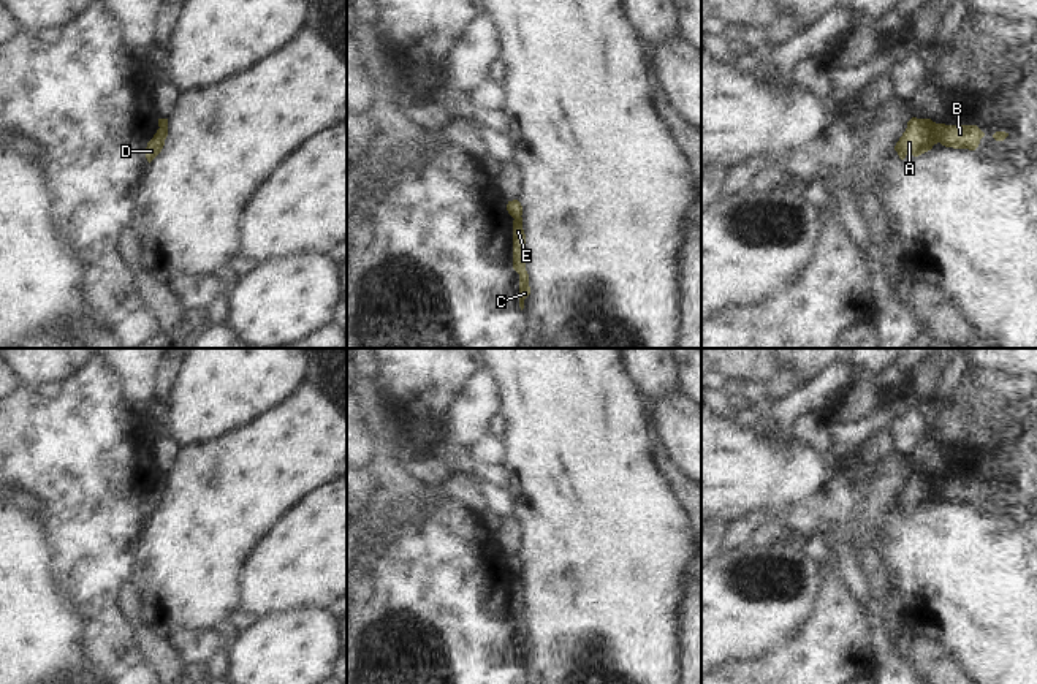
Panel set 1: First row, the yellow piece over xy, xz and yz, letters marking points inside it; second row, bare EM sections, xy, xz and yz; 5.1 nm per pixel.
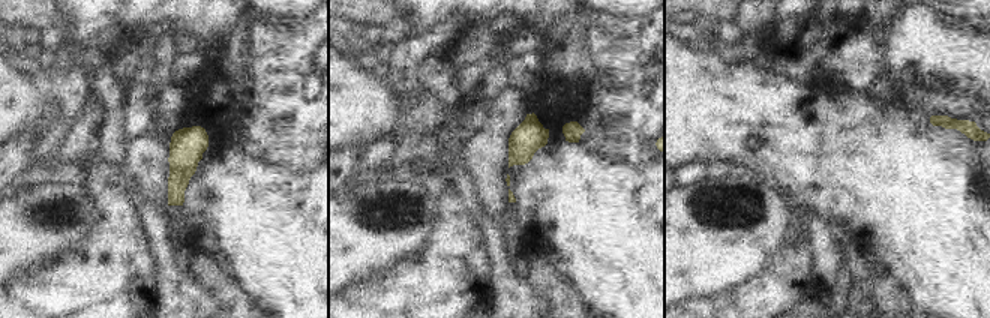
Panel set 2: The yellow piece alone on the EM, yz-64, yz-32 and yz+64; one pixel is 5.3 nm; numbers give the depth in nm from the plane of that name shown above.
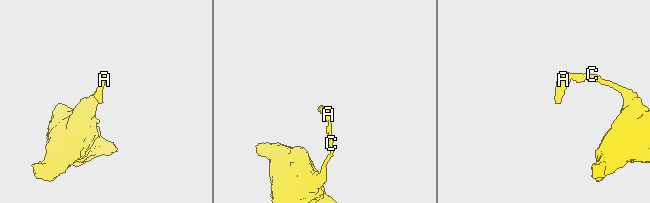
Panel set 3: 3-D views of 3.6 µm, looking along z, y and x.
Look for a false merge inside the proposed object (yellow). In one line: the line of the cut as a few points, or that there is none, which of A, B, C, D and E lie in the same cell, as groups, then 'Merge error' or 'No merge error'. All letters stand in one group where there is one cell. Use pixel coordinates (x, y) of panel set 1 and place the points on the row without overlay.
Split along yz (922, 474), (933, 499). Groups: A D / B C E. Merge error

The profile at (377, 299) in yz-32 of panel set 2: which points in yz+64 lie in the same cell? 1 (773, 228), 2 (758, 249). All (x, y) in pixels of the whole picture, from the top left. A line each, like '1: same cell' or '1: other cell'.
1: other cell
2: other cell

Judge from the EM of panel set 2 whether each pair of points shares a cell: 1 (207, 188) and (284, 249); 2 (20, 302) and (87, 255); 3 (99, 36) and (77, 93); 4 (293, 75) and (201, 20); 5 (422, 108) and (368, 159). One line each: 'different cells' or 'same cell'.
1: same cell
2: same cell
3: different cells
4: different cells
5: different cells

